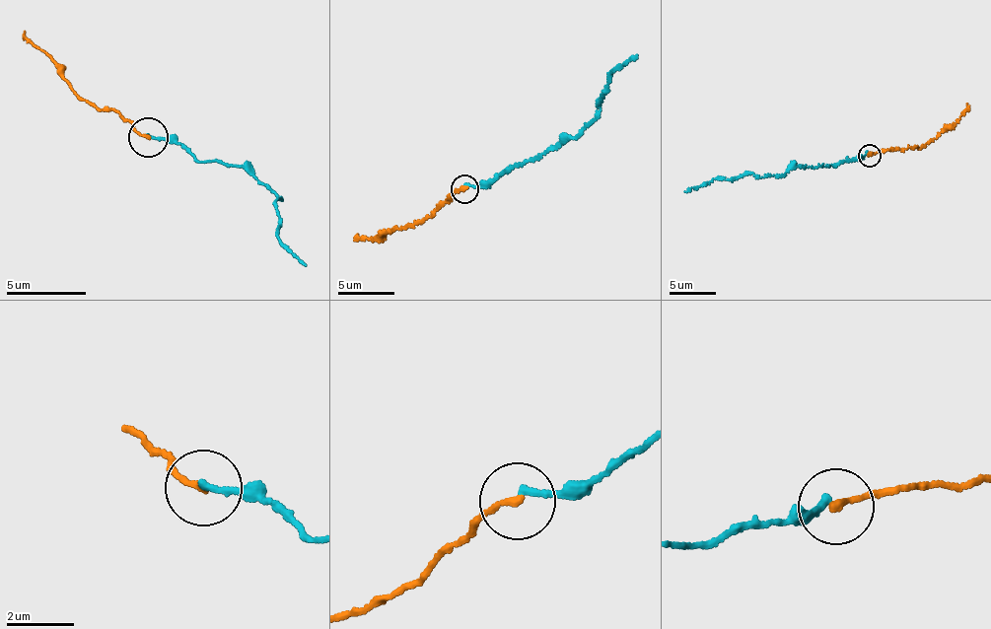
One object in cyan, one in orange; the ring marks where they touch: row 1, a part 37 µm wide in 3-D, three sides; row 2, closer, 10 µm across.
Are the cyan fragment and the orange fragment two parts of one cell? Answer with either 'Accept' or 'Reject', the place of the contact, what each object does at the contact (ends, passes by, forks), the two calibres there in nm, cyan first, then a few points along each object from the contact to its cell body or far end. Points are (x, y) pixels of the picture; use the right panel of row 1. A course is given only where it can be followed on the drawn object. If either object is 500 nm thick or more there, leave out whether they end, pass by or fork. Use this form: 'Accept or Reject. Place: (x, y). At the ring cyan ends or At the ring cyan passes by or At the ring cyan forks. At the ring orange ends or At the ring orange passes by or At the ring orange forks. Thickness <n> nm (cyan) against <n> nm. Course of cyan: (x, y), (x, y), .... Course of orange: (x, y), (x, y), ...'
Accept. Place: (869, 155). At the ring cyan ends. At the ring orange ends. Thickness 200 nm (cyan) against 220 nm. Course of cyan: (869, 153), (829, 167), (797, 167), (785, 174), (758, 175), (744, 173), (684, 191). Course of orange: (869, 155), (898, 148), (922, 147), (956, 120), (967, 104)

